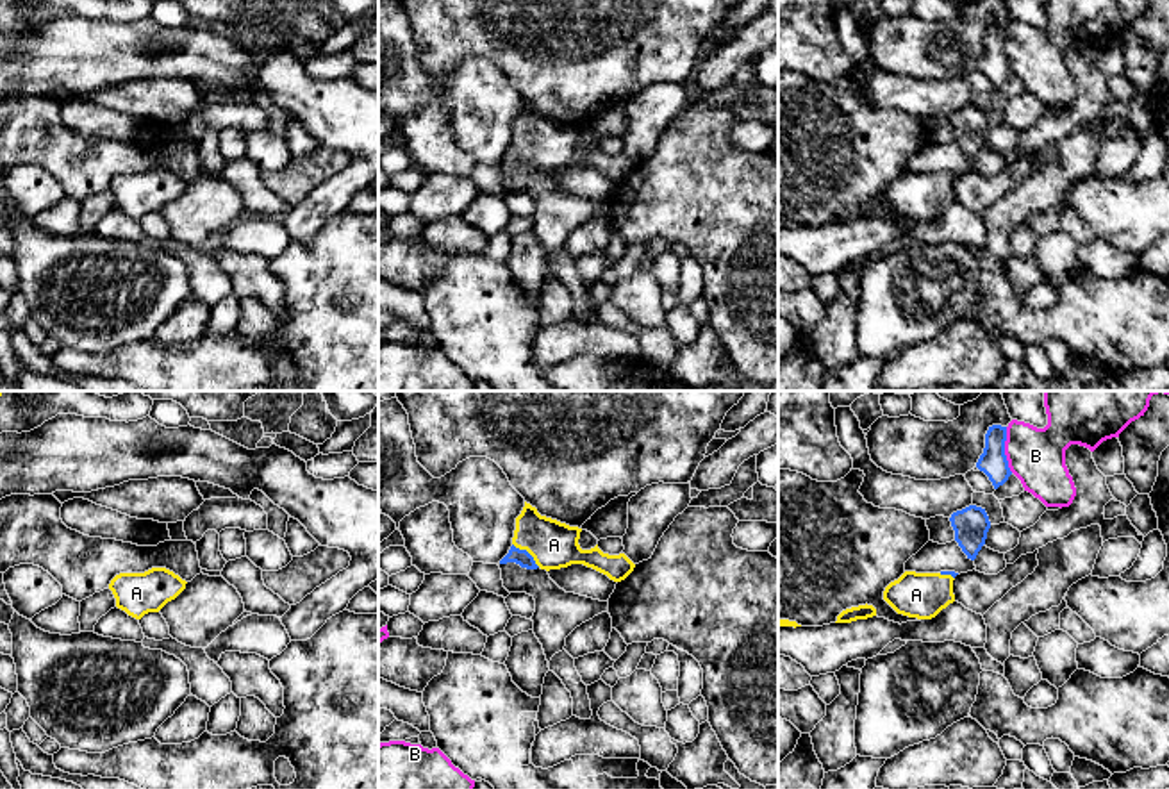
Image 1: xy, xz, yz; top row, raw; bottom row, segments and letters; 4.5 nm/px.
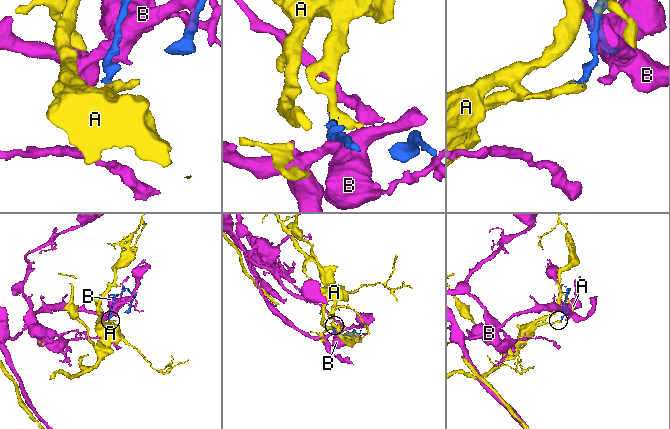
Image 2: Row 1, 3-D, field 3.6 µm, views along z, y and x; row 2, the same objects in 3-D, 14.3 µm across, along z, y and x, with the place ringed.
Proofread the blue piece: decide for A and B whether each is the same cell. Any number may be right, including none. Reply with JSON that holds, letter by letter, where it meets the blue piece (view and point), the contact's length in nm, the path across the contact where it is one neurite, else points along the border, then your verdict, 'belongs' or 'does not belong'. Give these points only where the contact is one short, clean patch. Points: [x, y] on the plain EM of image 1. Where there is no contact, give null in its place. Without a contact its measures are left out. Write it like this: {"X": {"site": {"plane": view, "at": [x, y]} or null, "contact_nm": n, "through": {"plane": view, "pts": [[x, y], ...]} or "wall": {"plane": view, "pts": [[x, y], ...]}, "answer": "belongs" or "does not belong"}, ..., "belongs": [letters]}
{"A": {"site": {"plane": "xz", "at": [527, 152]}, "contact_nm": 170, "through": {"plane": "xz", "pts": [[522, 157], [527, 152], [534, 145], [554, 145]]}, "answer": "belongs"}, "B": {"site": {"plane": "yz", "at": [1003, 50]}, "contact_nm": 220, "answer": "does not belong"}, "belongs": ["A"]}

